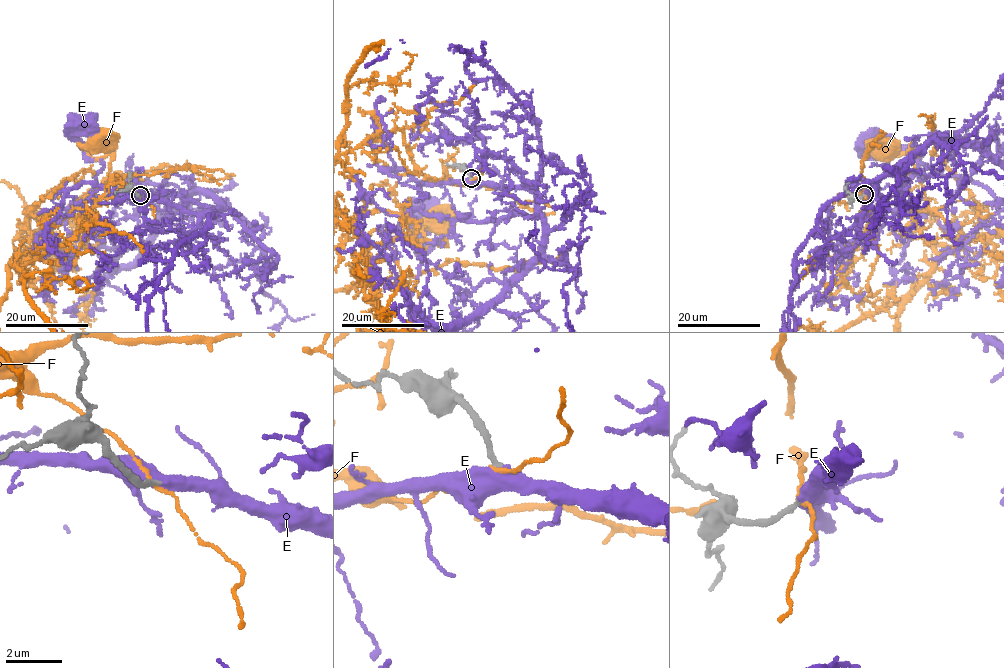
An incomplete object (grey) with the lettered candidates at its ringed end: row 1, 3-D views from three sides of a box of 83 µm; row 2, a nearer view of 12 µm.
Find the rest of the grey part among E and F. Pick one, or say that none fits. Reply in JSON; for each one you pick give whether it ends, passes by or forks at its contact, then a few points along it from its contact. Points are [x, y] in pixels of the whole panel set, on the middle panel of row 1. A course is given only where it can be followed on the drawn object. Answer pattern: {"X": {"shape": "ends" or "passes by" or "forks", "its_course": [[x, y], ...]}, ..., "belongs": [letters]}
{"E": {"shape": "passes by", "its_course": [[470, 178], [527, 187], [544, 241], [455, 326], [410, 309], [433, 242], [415, 253], [421, 217]]}, "belongs": ["E"]}

